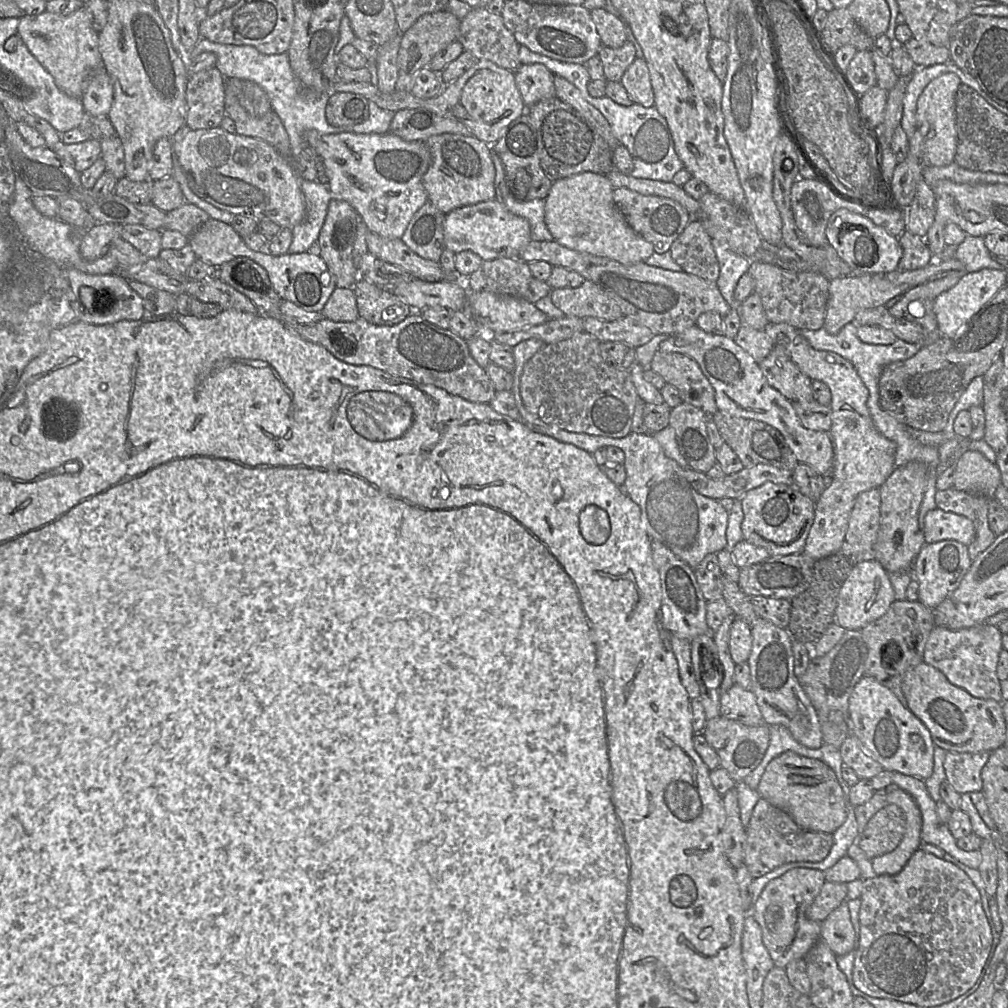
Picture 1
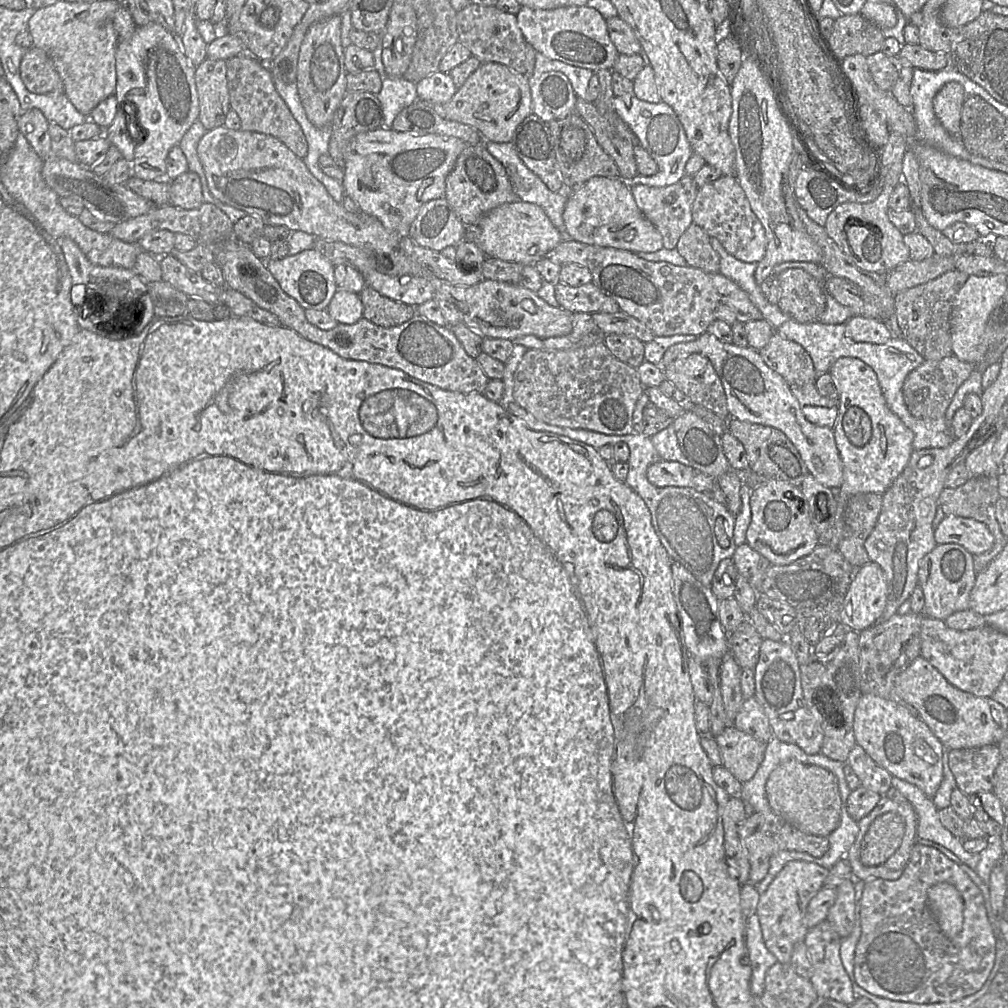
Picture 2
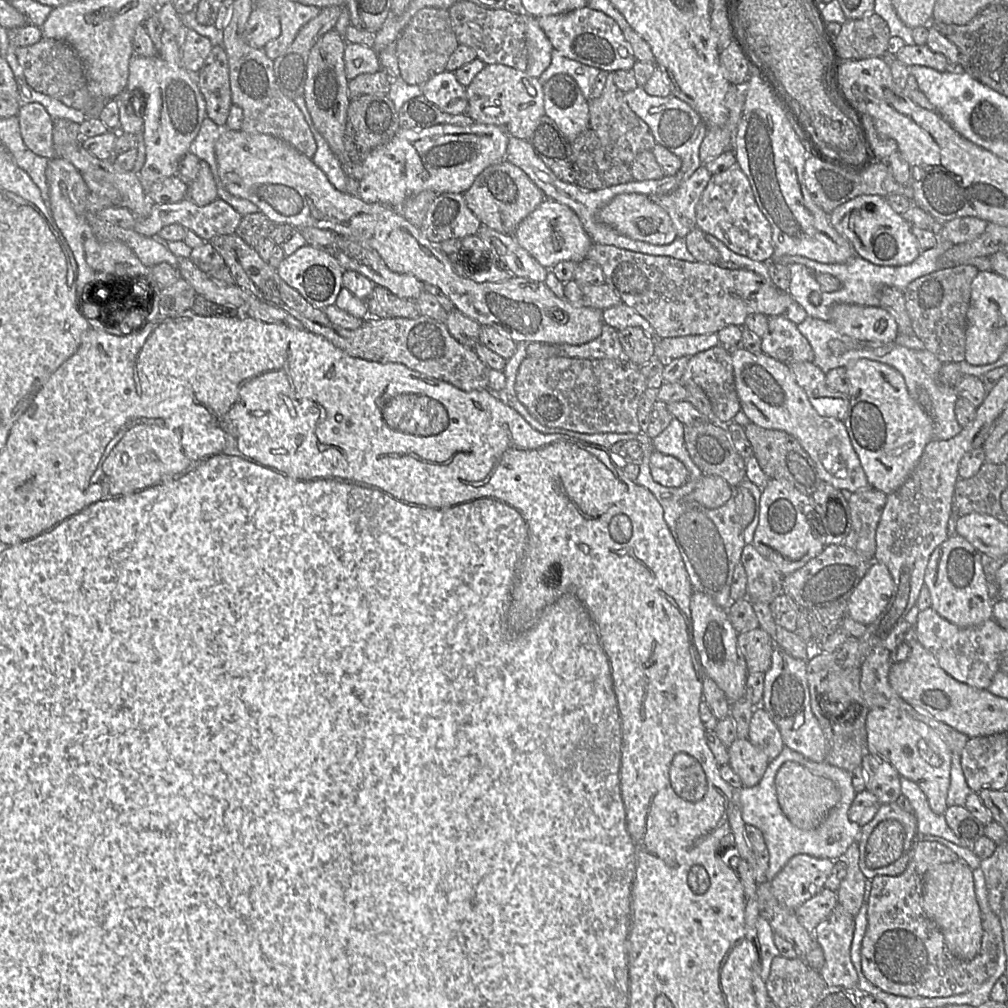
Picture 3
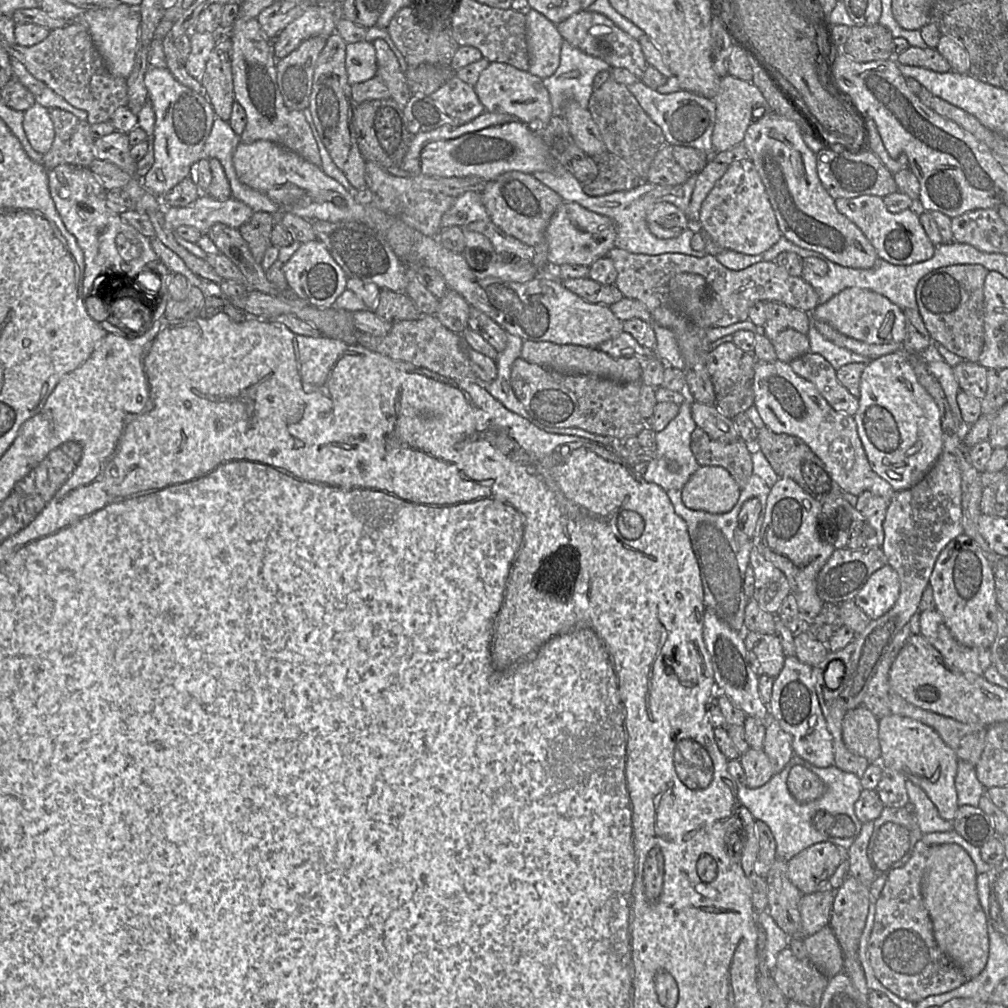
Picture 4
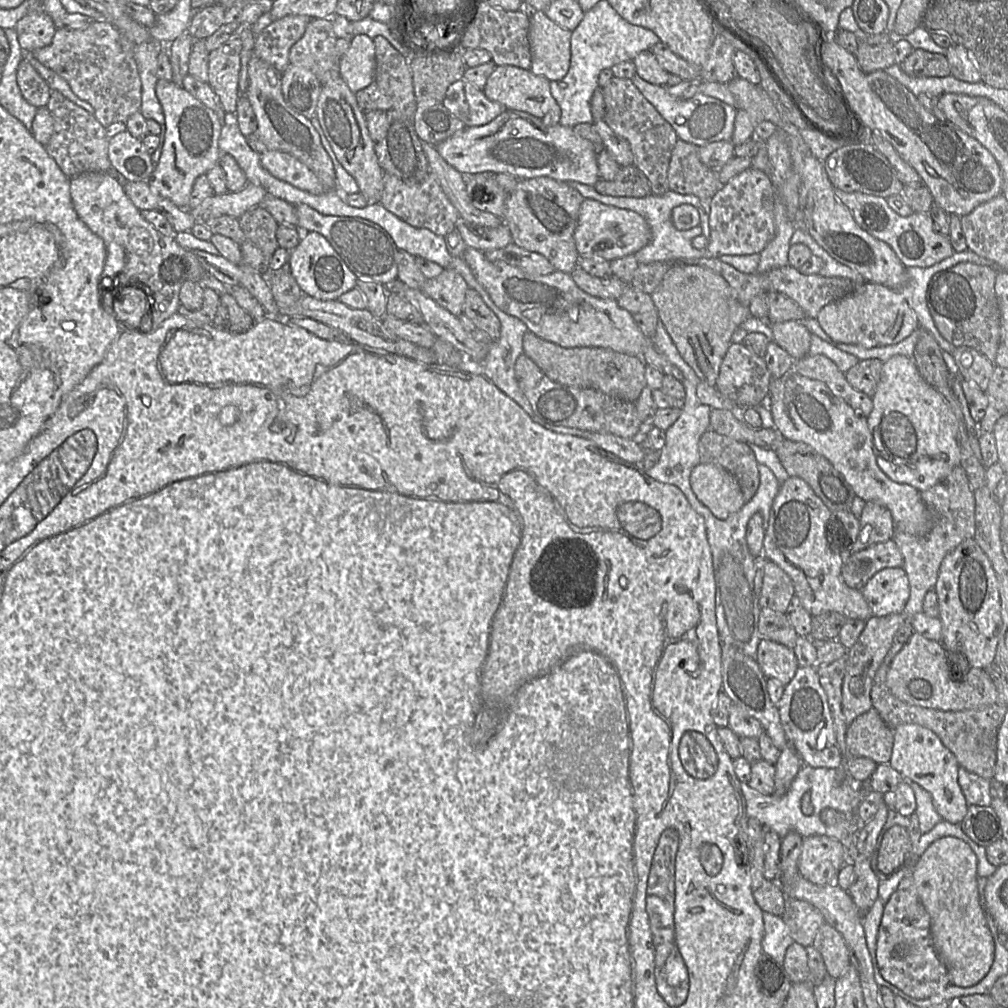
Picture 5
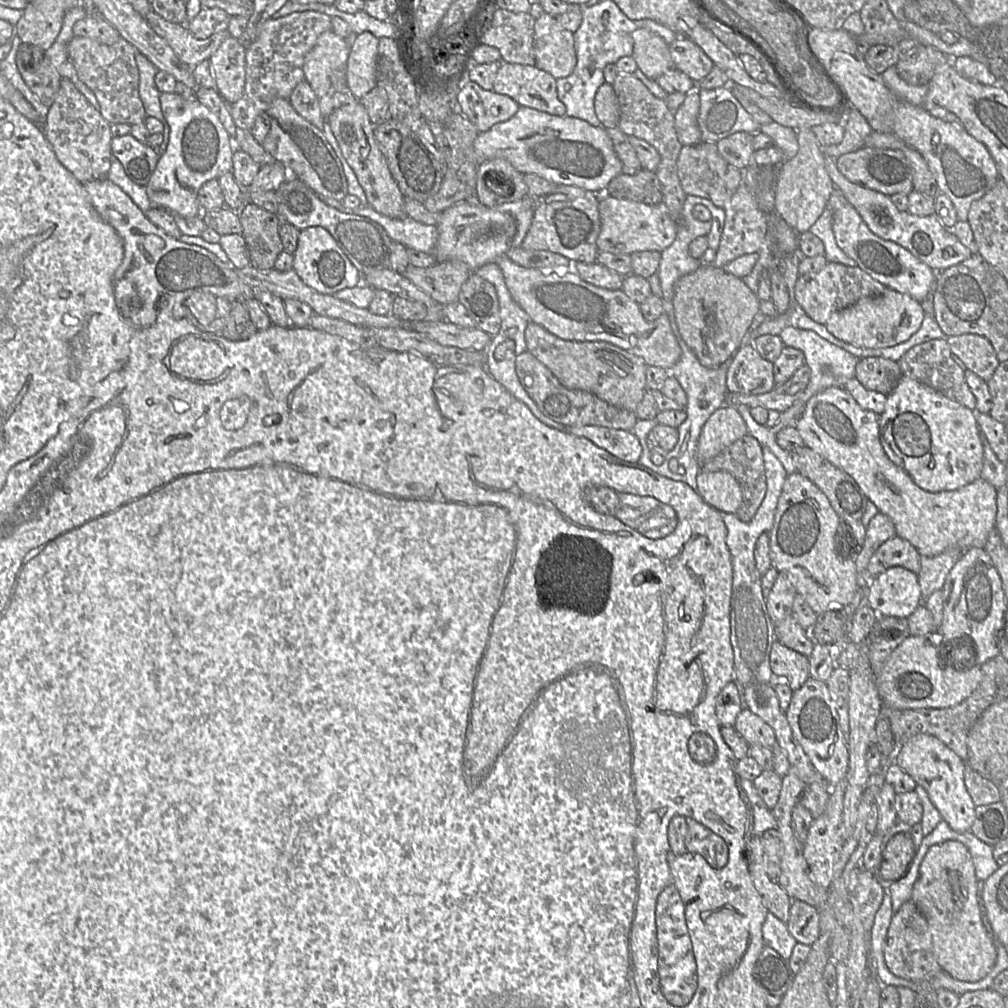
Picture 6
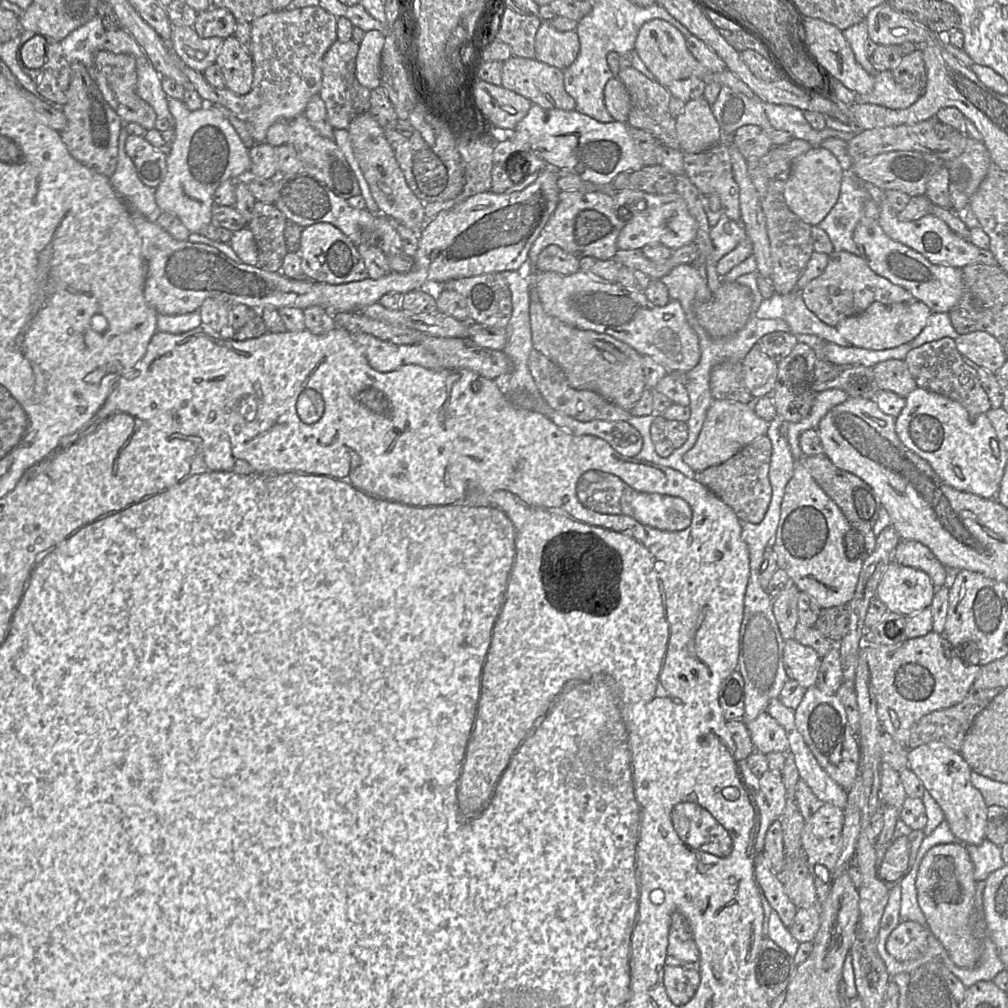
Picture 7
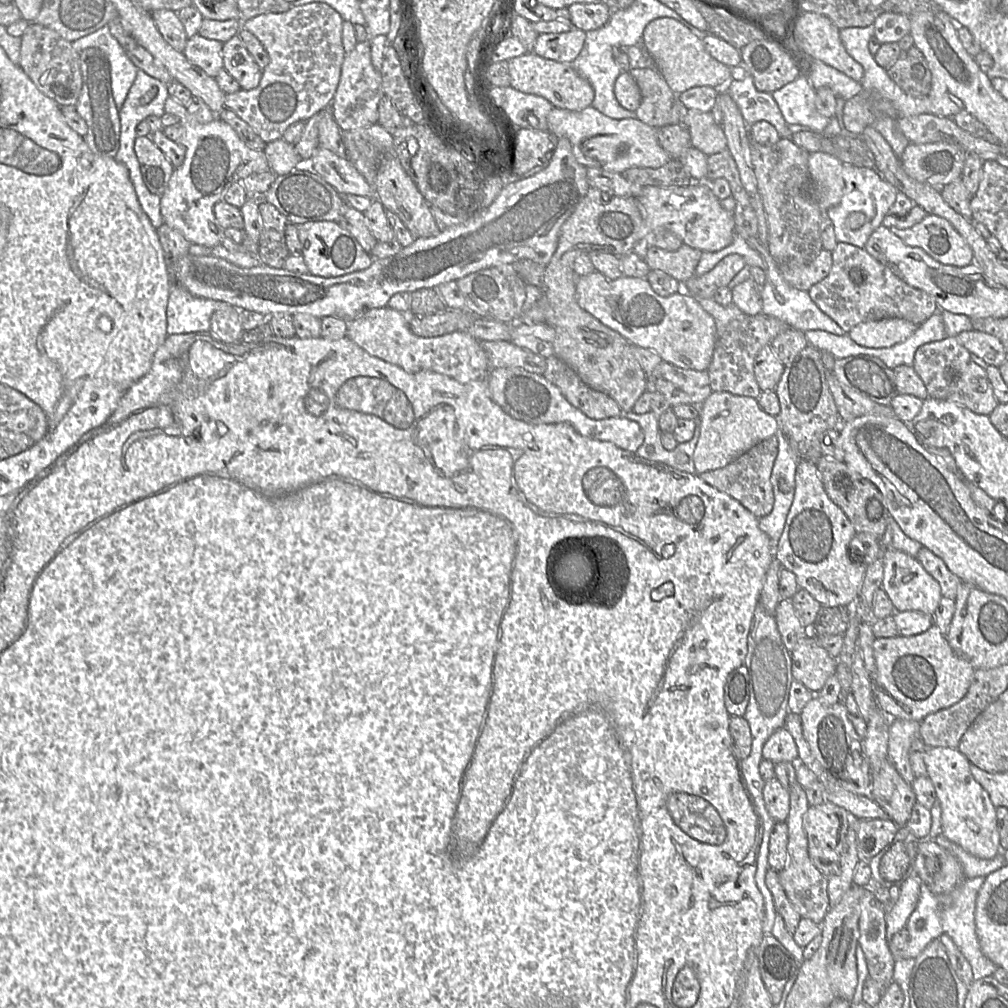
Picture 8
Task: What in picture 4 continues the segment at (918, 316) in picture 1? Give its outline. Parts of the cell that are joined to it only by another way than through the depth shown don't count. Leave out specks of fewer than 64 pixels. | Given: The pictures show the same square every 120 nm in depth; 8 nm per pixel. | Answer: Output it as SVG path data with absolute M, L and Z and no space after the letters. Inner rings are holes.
M978 264L942 267L926 274L916 287L918 312L932 341L969 362L978 362L984 345L984 282L989 270Z

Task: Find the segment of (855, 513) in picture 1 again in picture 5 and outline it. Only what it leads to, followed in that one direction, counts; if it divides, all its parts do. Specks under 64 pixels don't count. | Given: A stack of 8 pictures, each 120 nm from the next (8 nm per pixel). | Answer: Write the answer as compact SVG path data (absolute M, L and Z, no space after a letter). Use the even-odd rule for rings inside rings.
M871 501L866 502L859 522L859 535L850 547L852 552L892 539L895 532L890 510Z

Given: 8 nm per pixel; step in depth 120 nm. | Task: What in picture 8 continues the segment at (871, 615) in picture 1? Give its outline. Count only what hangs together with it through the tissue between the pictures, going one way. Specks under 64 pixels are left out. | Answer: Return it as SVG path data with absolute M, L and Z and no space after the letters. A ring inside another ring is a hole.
M889 547L883 552L883 564L884 576L881 588L892 601L895 612L918 611L934 616L943 597L941 588L916 557Z

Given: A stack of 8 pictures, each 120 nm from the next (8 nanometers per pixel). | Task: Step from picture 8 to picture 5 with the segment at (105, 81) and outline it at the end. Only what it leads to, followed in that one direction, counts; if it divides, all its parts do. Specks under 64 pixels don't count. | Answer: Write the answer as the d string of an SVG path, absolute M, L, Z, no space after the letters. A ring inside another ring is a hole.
M55 90L51 91L46 107L54 124L53 134L45 148L61 171L70 179L83 173L110 172L112 166L108 157L109 139L106 137L105 127L94 115Z

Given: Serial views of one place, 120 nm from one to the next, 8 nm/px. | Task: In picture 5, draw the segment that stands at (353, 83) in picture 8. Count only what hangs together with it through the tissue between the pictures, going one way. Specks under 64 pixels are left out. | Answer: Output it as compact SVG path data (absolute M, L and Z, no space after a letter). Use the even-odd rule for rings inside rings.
M311 19L303 36L289 51L290 64L311 71L321 85L341 77L336 40L331 19Z

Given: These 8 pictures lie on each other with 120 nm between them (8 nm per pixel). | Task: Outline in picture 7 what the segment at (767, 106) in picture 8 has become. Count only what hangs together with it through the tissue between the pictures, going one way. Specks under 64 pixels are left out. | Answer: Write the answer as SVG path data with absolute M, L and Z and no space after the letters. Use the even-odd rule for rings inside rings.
M727 86L721 87L711 110L719 124L722 140L732 142L734 132L744 125L756 125L765 131L774 130L765 113L763 101L748 98Z

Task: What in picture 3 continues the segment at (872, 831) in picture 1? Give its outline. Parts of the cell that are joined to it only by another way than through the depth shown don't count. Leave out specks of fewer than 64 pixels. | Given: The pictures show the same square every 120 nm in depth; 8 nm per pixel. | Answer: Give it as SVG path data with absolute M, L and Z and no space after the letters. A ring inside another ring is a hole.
M895 819L880 822L866 844L866 864L870 869L886 867L903 855L905 830Z

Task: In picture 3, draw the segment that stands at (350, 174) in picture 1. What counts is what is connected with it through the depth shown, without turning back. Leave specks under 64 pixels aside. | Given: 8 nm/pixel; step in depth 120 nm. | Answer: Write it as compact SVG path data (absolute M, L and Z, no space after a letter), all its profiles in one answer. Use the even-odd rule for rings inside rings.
M473 123L468 126L438 124L421 130L400 129L386 144L372 150L361 163L363 178L358 196L366 203L380 203L396 209L410 196L431 190L437 194L464 193L487 167L505 160L509 133L502 127Z

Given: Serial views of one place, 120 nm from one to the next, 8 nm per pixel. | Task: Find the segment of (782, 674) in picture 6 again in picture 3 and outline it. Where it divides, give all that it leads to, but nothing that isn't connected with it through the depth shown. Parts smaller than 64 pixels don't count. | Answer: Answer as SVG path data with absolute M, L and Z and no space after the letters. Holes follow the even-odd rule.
M759 627L739 633L737 645L749 674L766 673L769 670L776 644L767 632Z

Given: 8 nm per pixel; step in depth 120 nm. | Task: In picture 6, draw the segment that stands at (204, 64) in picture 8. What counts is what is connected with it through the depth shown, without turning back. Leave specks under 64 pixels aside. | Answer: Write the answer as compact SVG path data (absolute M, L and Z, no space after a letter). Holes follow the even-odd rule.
M153 10L146 14L145 20L168 43L177 57L191 67L210 59L219 46L231 36L227 29L207 39L198 39L186 25L167 21Z

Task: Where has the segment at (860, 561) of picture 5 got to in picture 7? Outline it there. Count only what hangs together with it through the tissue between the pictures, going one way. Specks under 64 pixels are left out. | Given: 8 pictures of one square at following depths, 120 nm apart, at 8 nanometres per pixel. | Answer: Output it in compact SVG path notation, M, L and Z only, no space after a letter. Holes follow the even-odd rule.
M901 540L893 552L892 561L925 572L936 589L946 586L954 574L949 572L928 547L916 540Z

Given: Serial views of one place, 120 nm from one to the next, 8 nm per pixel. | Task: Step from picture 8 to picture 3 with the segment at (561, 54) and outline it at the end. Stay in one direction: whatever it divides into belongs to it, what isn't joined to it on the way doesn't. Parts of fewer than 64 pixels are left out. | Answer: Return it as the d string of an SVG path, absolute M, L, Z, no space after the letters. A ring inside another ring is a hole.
M526 15L525 17L526 47L528 53L525 71L531 77L539 78L551 63L553 46L539 26L537 18L532 15Z

